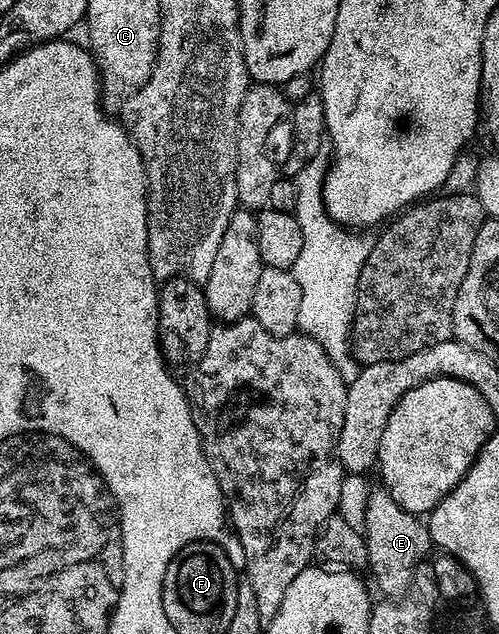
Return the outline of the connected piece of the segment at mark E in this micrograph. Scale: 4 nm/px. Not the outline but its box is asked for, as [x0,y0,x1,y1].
[364,487,432,599]

